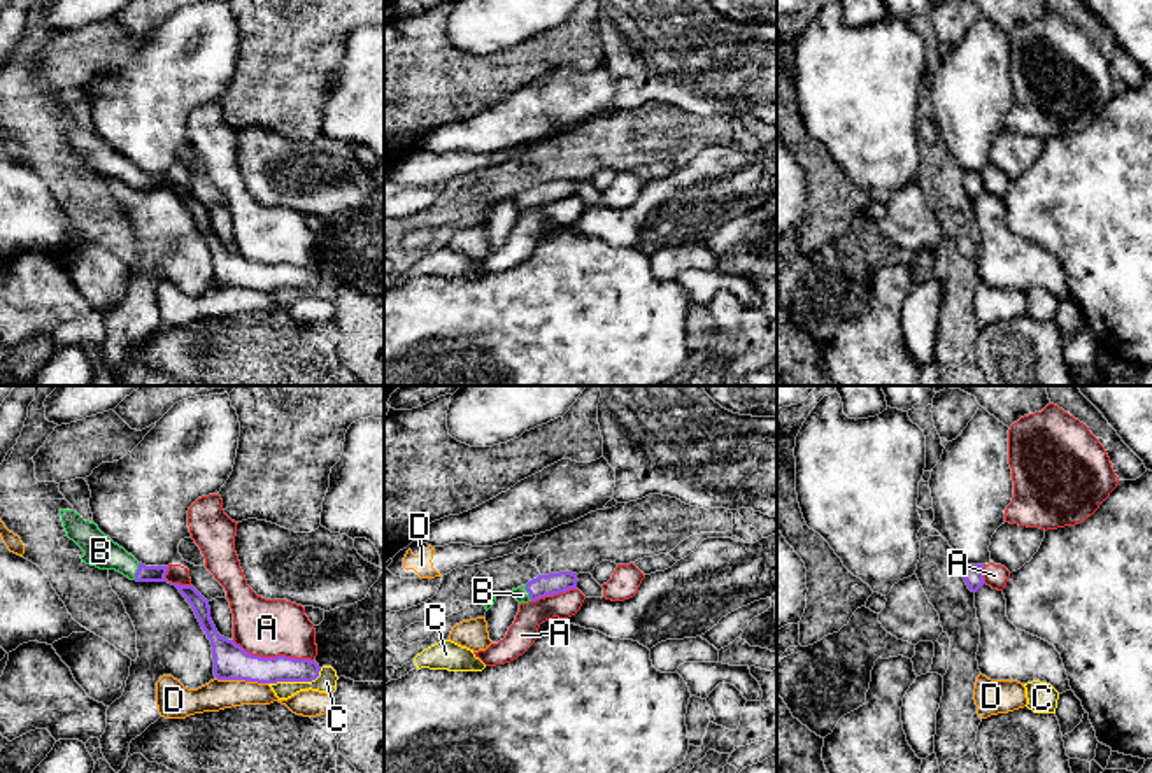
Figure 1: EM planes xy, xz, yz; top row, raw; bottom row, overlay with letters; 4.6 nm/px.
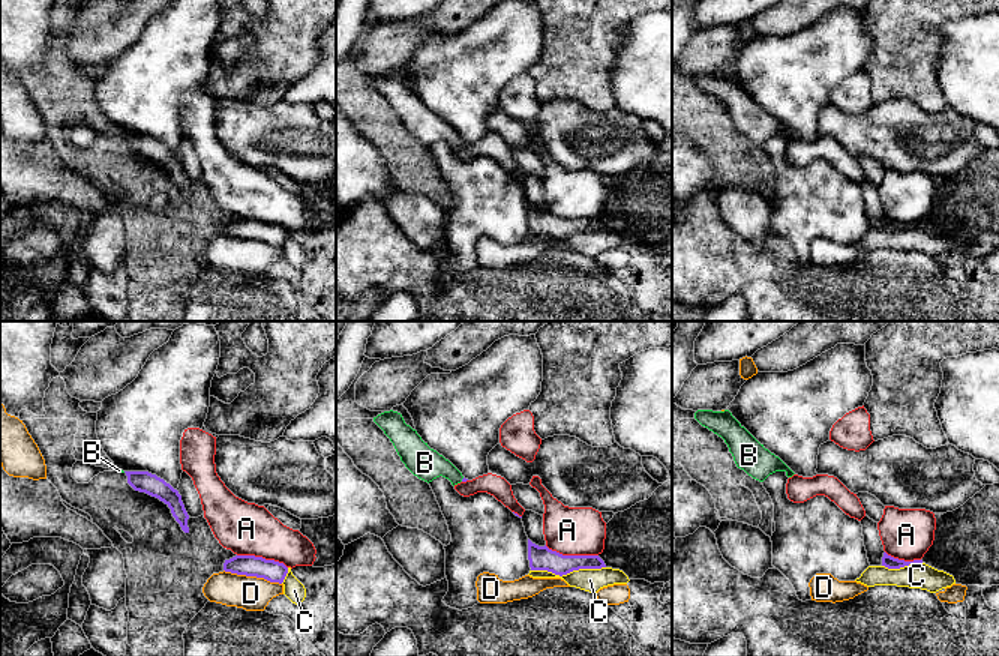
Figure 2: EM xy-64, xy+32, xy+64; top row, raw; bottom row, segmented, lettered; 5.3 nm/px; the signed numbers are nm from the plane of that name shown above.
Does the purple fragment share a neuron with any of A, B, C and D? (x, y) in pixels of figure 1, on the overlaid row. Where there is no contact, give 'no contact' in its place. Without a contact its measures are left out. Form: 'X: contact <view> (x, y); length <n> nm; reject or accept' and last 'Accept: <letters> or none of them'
A: contact xy (272, 658); length 380 nm; reject
B: contact xy (137, 572); length 80 nm; accept
C: contact xy (297, 680); length 260 nm; reject
D: contact xy (242, 679); length 240 nm; reject
Accept: B

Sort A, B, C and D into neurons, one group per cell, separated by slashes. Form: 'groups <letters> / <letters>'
groups A / B / C / D

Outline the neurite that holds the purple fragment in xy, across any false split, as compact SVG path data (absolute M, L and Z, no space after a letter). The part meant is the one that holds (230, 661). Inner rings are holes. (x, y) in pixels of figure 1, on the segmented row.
M172 584L191 605L202 629L212 645L214 675L217 680L245 680L258 684L312 682L319 677L319 664L310 659L286 656L260 657L245 652L233 640L221 636L210 619L209 601L193 587Z

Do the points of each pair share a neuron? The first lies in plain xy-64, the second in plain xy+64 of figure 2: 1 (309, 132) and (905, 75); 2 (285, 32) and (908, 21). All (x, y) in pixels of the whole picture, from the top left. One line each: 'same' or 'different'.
1: different
2: same

